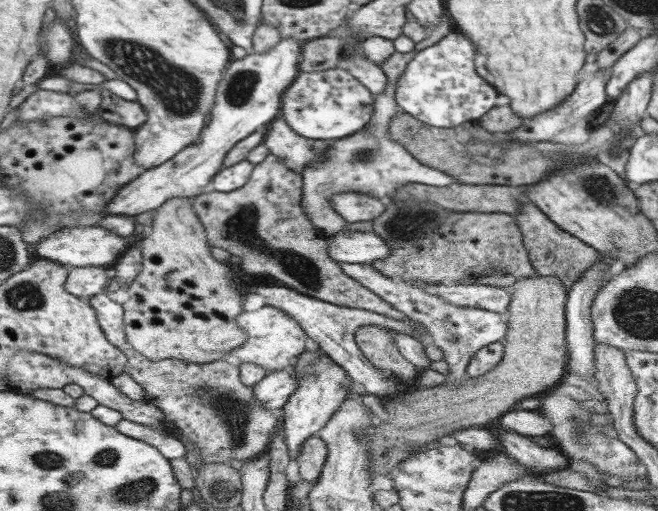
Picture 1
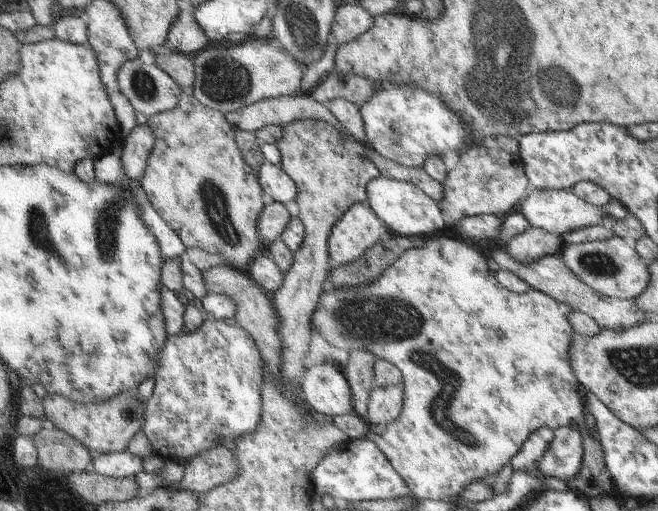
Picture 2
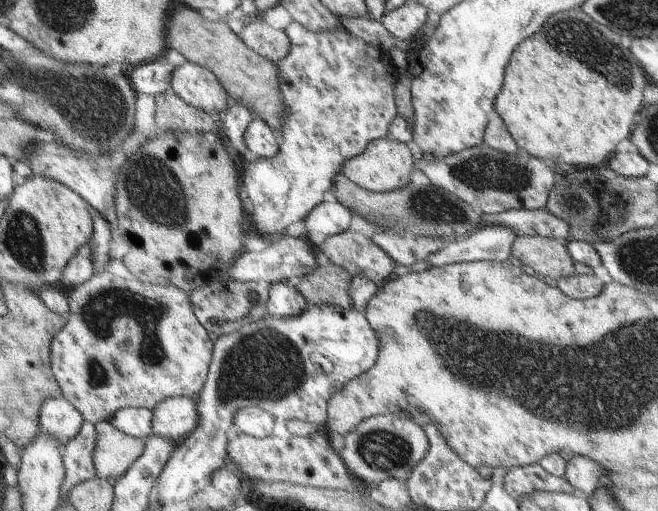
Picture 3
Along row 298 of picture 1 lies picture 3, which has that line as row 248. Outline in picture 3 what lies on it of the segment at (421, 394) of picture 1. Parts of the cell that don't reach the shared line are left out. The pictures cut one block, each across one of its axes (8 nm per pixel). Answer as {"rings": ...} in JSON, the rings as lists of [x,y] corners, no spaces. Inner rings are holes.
{"rings":[[[517,235],[510,246],[510,254],[545,278],[556,280],[575,273],[565,243],[557,239]]]}

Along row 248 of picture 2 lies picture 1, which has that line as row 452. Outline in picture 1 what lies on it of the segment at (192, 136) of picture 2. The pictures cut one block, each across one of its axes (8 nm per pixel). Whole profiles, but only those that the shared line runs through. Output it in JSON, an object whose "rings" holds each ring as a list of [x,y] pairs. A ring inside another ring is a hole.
{"rings":[[[132,348],[123,352],[127,359],[122,372],[128,374],[143,388],[143,401],[156,406],[164,414],[161,422],[168,434],[175,437],[183,436],[199,448],[201,461],[196,462],[197,466],[207,463],[227,464],[232,460],[246,462],[266,453],[280,416],[278,412],[263,408],[253,394],[252,387],[245,386],[240,381],[239,366],[223,360],[203,364],[188,363],[181,359],[150,361]]]}

